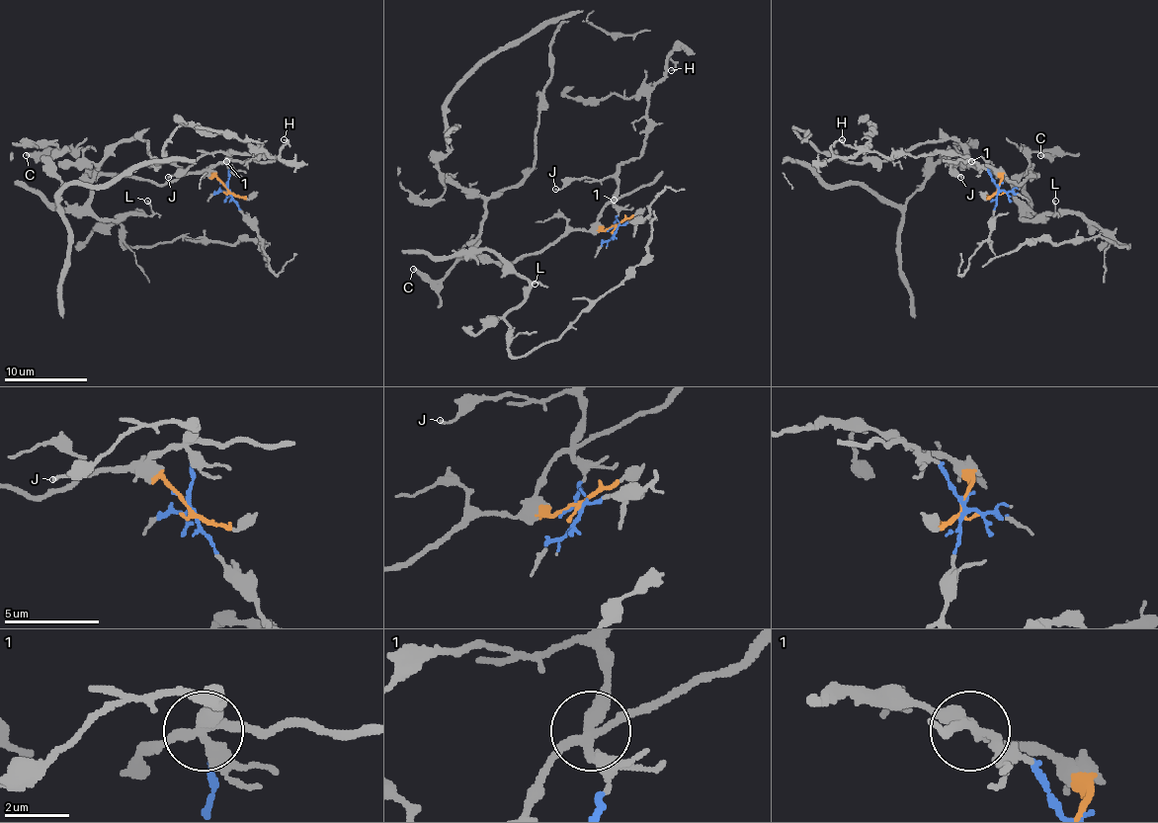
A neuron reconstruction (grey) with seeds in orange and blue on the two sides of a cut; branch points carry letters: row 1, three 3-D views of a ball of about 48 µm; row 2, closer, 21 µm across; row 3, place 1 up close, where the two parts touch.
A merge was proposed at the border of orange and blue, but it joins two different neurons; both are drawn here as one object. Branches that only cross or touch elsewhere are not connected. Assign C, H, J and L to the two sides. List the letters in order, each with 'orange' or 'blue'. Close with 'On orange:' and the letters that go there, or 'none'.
C: orange
H: blue
J: blue
L: orange
On orange: C, L

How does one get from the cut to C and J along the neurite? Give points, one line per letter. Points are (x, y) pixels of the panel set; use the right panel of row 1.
C: (998, 190), (1002, 173), (1011, 182), (1021, 184), (1033, 173), (1028, 167), (1030, 154), (1052, 152), (1039, 154)
J: (998, 190), (986, 169), (949, 152), (951, 167), (960, 178)

